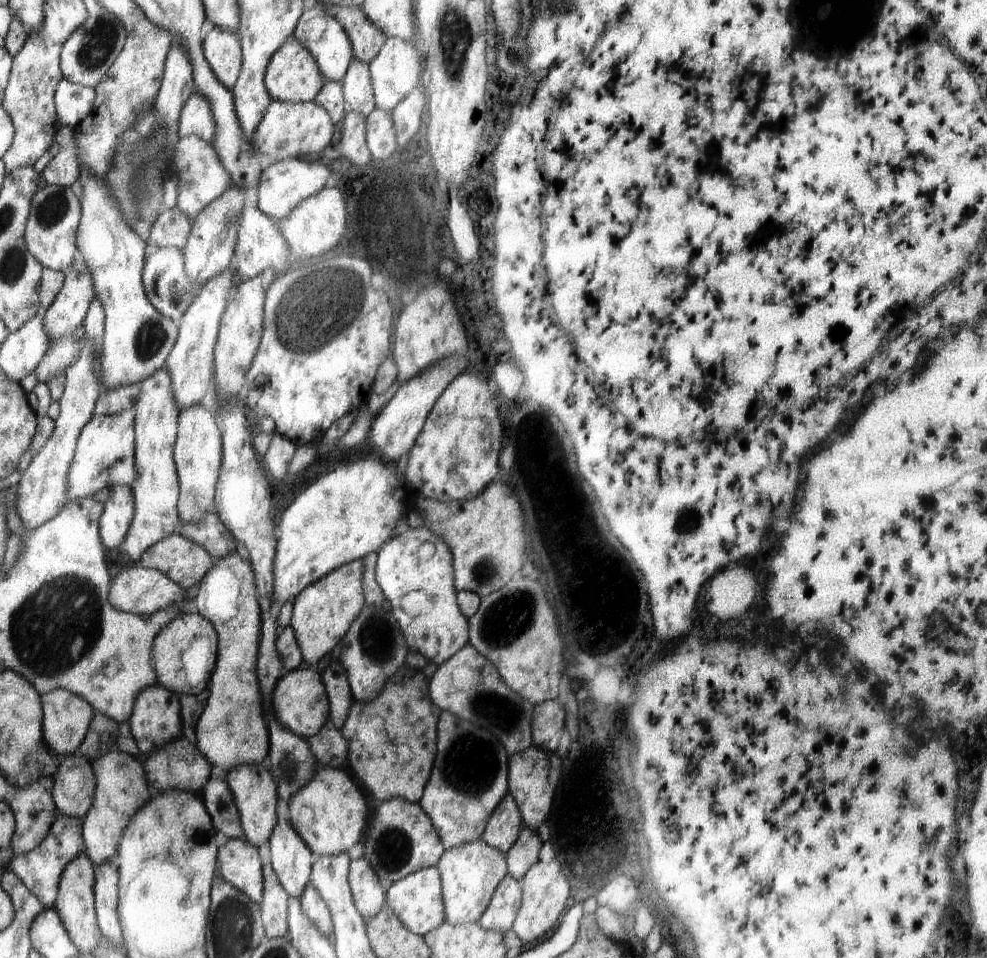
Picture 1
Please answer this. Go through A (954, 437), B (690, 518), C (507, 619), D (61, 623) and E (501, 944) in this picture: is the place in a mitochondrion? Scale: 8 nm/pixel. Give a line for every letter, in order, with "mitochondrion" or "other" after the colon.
A: other
B: other
C: mitochondrion
D: mitochondrion
E: other

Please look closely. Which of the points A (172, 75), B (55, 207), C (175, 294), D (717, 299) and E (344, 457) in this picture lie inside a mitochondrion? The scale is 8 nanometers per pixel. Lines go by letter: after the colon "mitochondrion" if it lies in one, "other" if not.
A: other
B: mitochondrion
C: mitochondrion
D: other
E: other

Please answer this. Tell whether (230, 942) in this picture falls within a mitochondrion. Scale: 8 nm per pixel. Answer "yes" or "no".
yes

